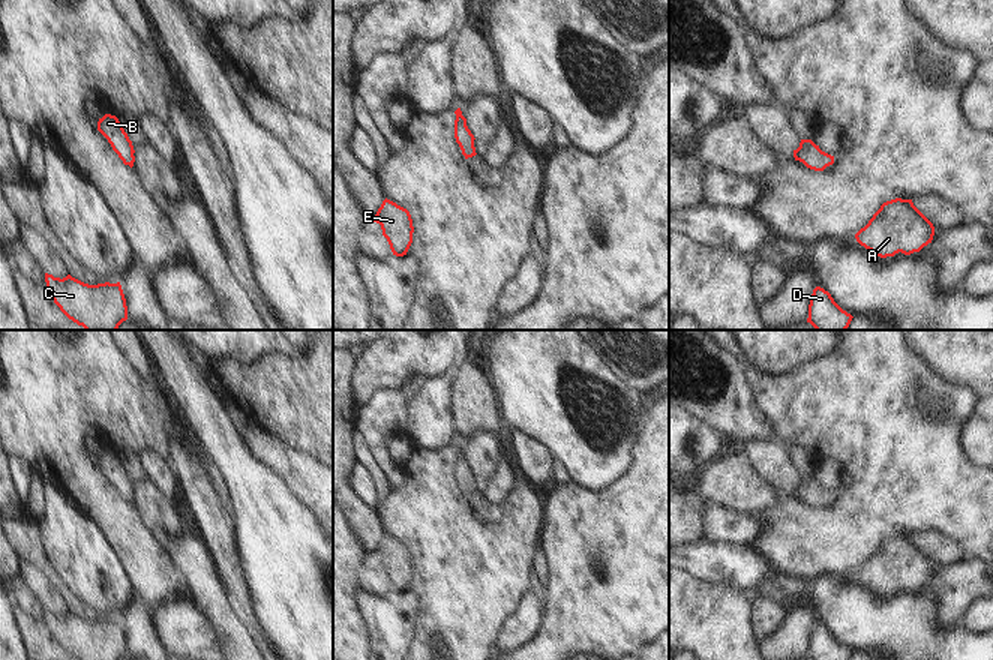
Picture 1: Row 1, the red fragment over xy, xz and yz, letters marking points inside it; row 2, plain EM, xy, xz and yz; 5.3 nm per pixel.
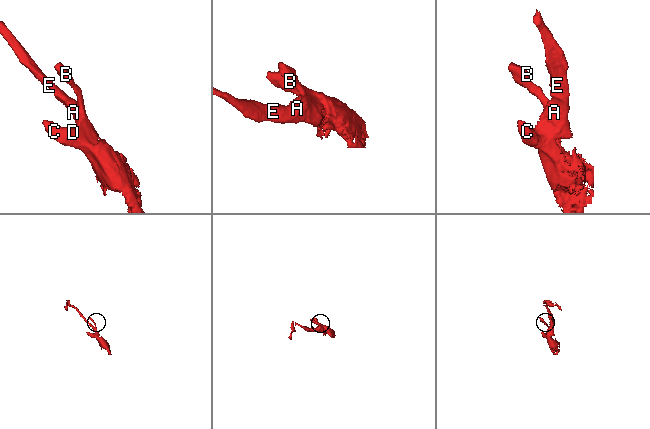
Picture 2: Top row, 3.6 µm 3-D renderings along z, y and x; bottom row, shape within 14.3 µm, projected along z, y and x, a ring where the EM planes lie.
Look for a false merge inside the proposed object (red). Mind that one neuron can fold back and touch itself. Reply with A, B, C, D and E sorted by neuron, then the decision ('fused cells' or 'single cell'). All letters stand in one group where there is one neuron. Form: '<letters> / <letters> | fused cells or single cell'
A B C D E | single cell

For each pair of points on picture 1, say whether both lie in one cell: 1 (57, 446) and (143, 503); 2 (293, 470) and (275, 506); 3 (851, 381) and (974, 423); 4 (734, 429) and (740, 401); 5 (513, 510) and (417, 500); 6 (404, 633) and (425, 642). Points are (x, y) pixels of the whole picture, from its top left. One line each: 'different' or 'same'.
1: different
2: different
3: different
4: same
5: same
6: different

